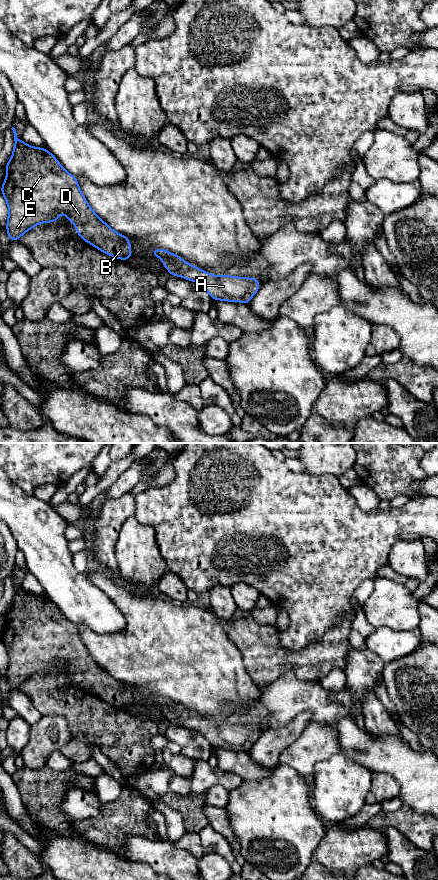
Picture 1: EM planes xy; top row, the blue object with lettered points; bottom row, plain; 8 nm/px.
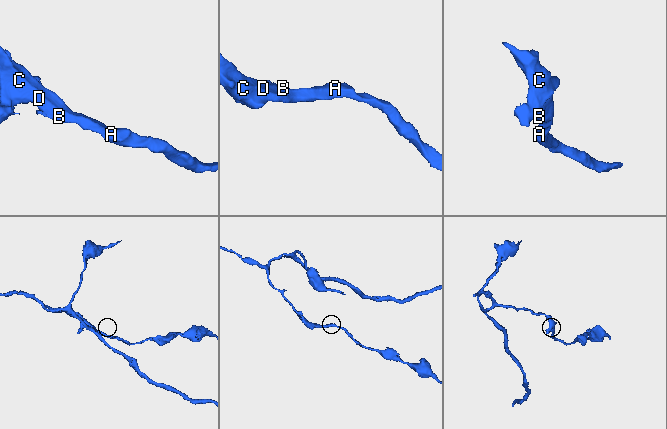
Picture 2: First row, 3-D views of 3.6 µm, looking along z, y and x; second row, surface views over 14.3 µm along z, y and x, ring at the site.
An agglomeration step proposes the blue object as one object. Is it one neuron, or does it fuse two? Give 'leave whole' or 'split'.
leave whole

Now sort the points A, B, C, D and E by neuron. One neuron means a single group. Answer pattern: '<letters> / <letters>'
A B C D E

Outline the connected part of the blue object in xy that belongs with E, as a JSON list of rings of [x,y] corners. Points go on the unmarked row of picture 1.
[[[15,576],[11,577],[15,592],[12,605],[5,614],[6,626],[0,636],[9,657],[6,678],[10,689],[18,689],[38,672],[54,671],[59,667],[59,662],[64,661],[85,690],[116,707],[130,707],[132,698],[128,685],[117,681],[98,665],[84,645],[77,625],[67,620],[48,597],[26,592],[17,586]]]

